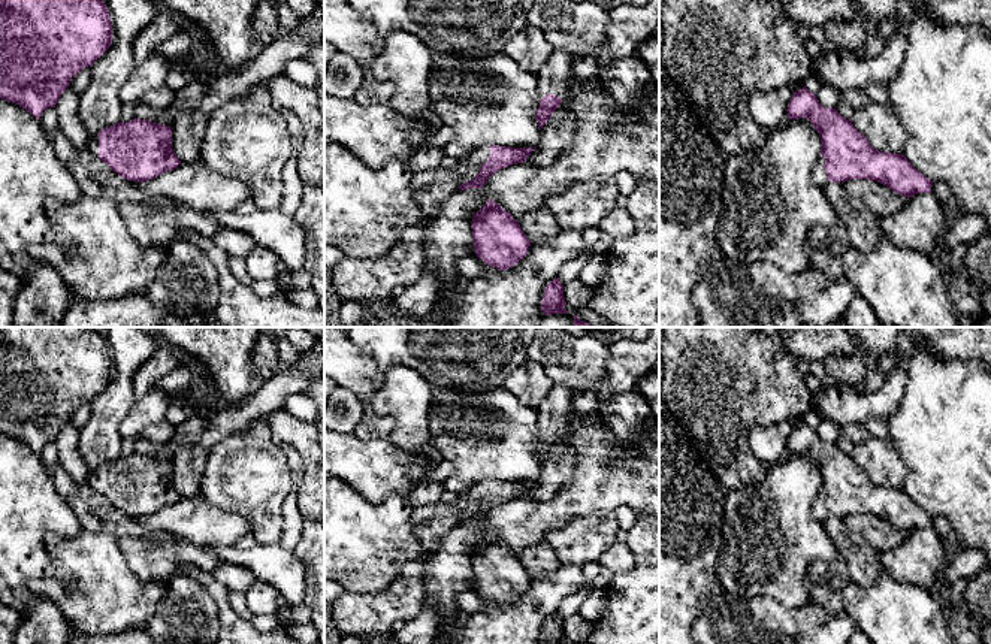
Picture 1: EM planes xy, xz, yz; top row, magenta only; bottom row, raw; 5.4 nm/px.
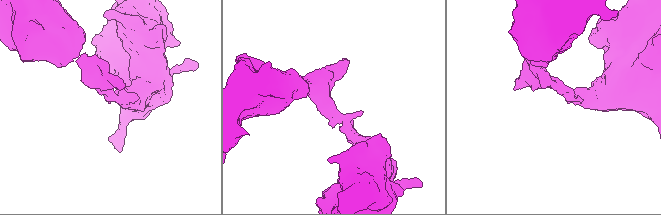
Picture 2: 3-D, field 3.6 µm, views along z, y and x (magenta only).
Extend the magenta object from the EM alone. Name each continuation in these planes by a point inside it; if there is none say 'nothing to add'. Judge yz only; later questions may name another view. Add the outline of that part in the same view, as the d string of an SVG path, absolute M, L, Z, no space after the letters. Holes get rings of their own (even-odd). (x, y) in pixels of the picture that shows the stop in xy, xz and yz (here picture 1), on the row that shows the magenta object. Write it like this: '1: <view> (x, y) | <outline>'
1: yz (819, 178) | M819 155L818 161L813 166L812 170L812 182L818 187L818 188L824 188L830 181L827 178L825 169L824 169L824 157Z

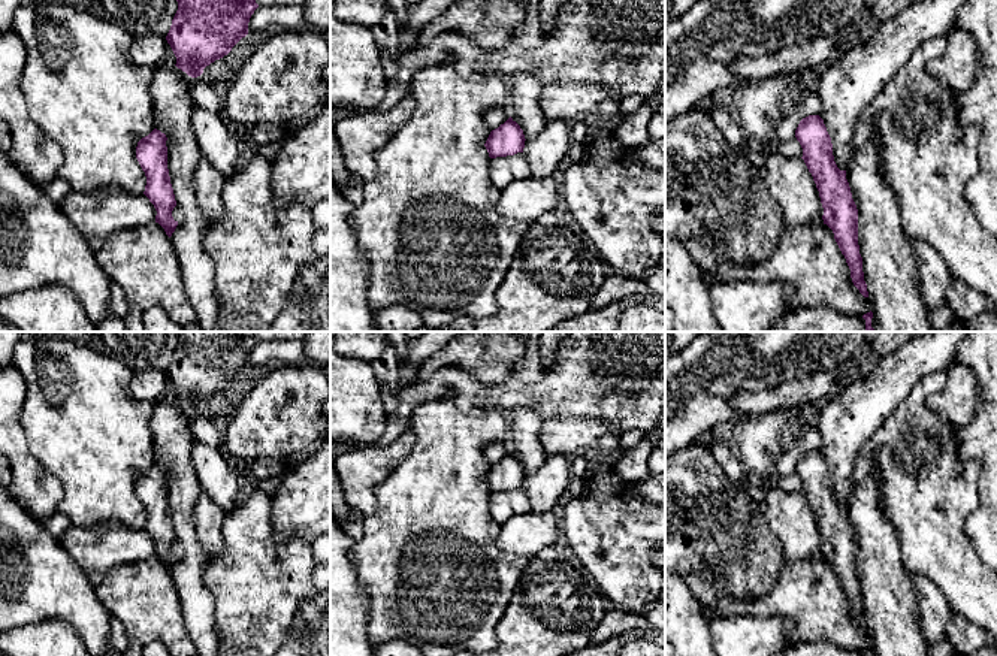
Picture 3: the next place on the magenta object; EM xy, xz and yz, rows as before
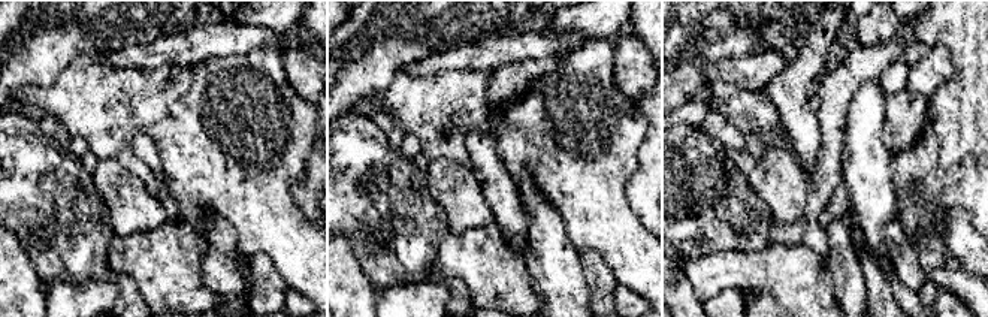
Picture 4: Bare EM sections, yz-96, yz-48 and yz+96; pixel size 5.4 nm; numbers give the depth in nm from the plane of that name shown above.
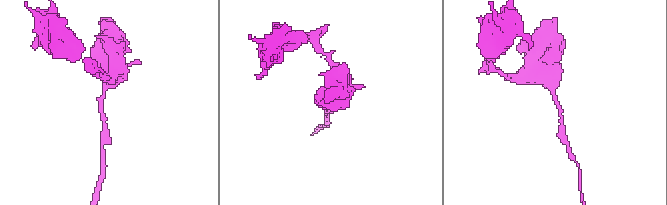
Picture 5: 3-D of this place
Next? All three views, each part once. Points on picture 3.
nothing to add

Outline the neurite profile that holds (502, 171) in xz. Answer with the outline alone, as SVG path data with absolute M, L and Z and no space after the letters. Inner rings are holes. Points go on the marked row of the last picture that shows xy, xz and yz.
M523 152L489 160L489 179L502 190L507 184L531 178L531 166Z

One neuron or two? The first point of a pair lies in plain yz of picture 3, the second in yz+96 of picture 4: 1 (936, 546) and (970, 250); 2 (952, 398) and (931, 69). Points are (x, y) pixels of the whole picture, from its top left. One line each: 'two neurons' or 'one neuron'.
1: one neuron
2: one neuron

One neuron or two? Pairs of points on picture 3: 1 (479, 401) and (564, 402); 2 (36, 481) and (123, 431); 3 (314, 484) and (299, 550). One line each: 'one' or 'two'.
1: one
2: two
3: two

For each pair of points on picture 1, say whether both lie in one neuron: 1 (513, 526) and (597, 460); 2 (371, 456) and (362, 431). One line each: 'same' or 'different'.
1: same
2: different

